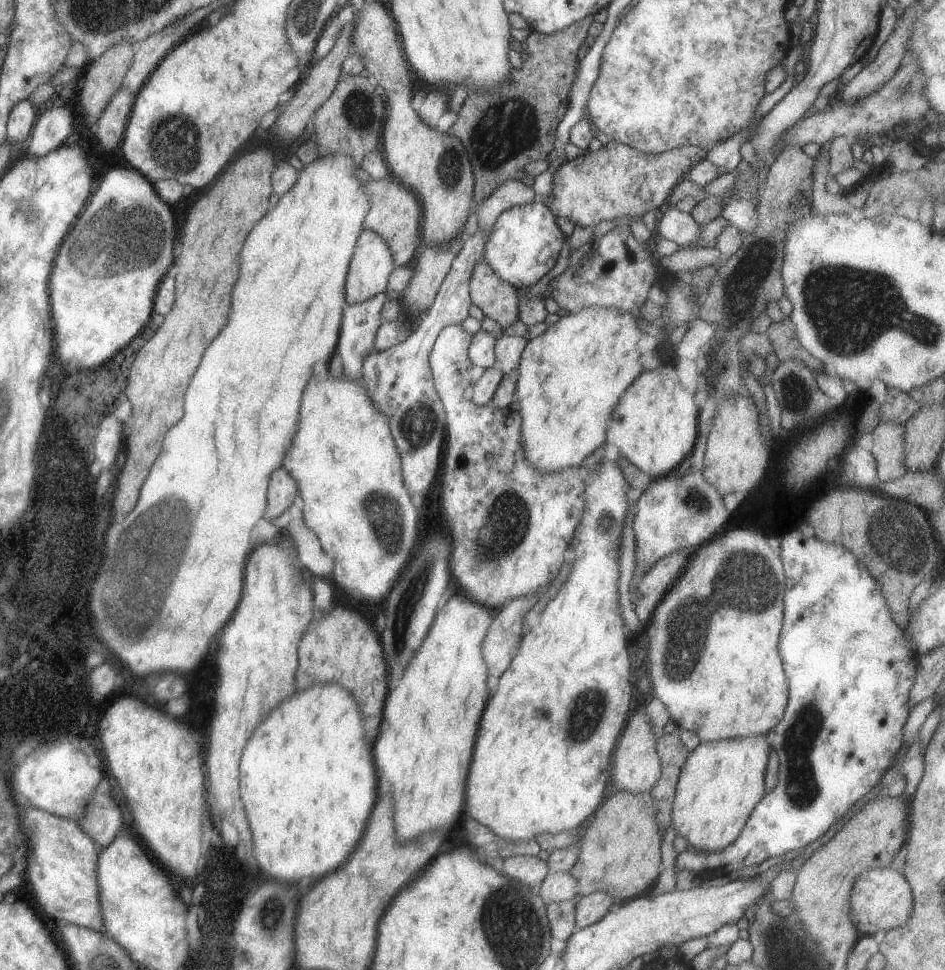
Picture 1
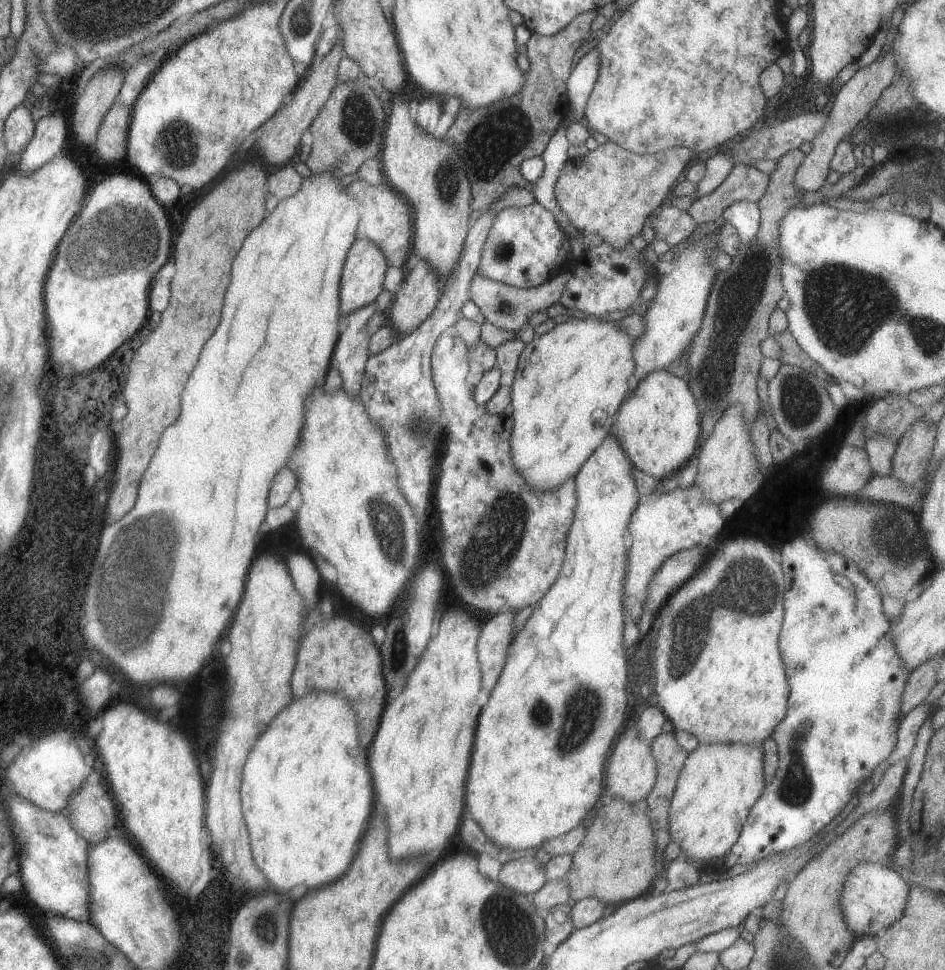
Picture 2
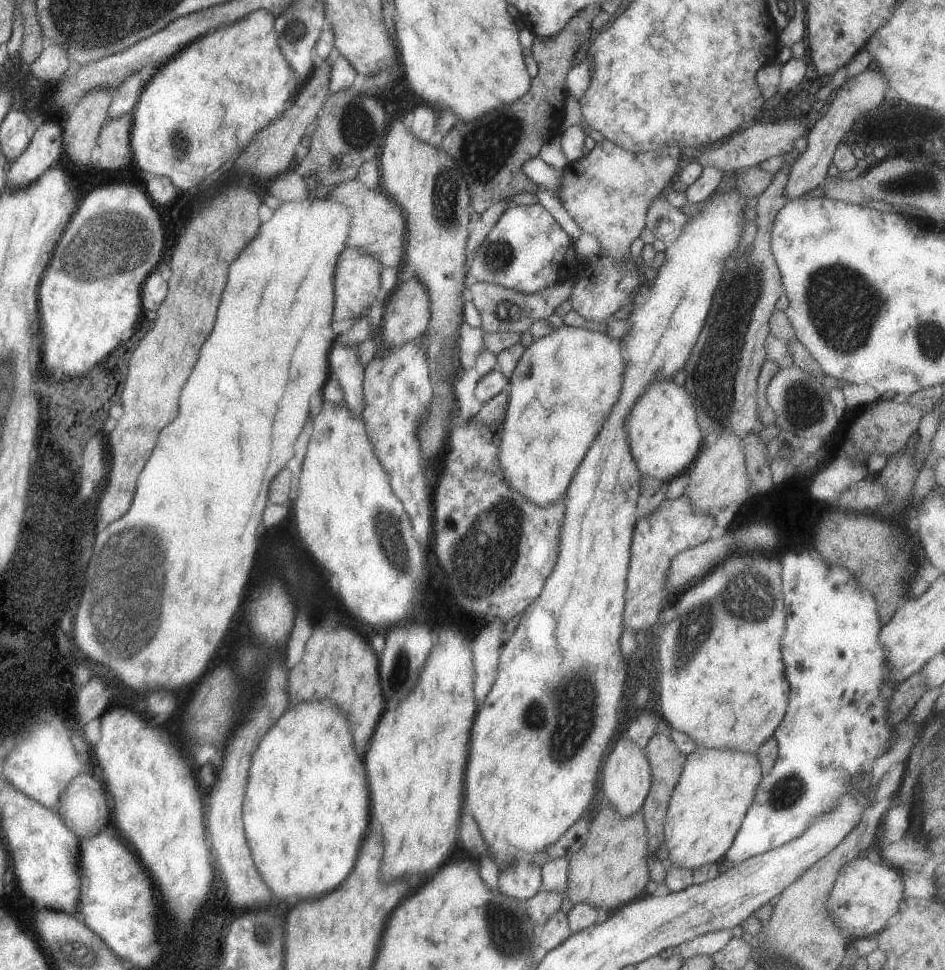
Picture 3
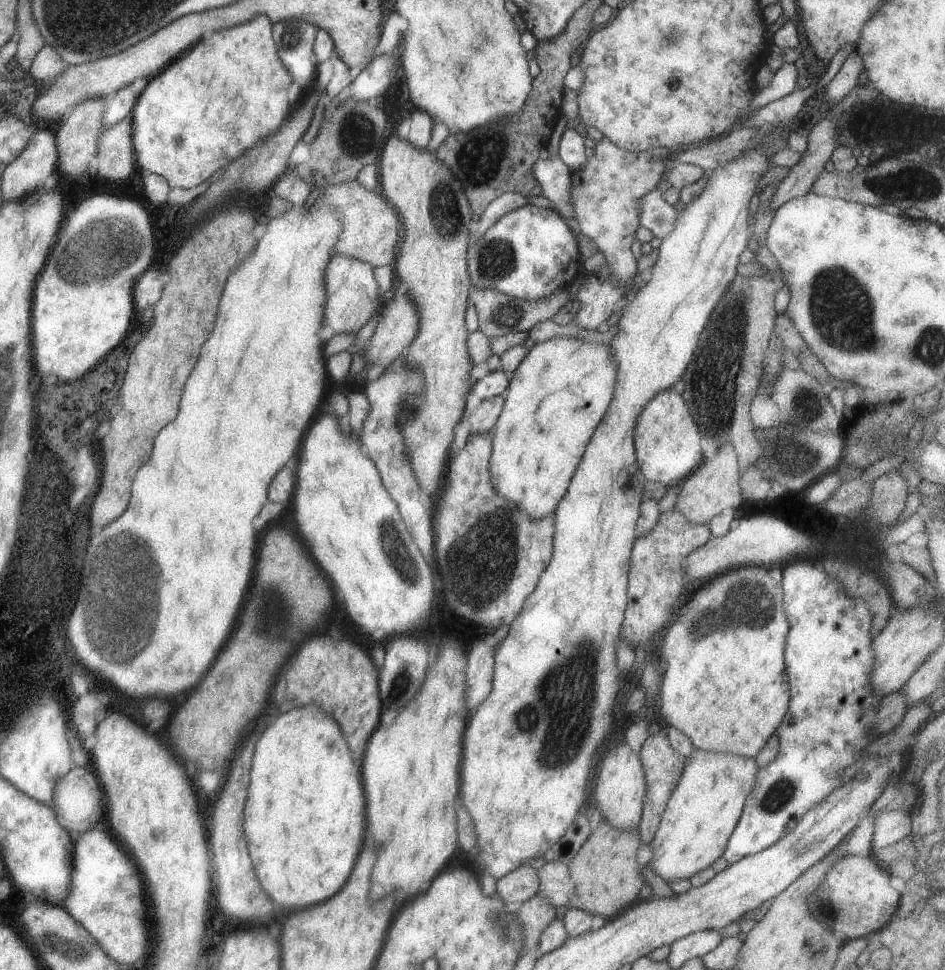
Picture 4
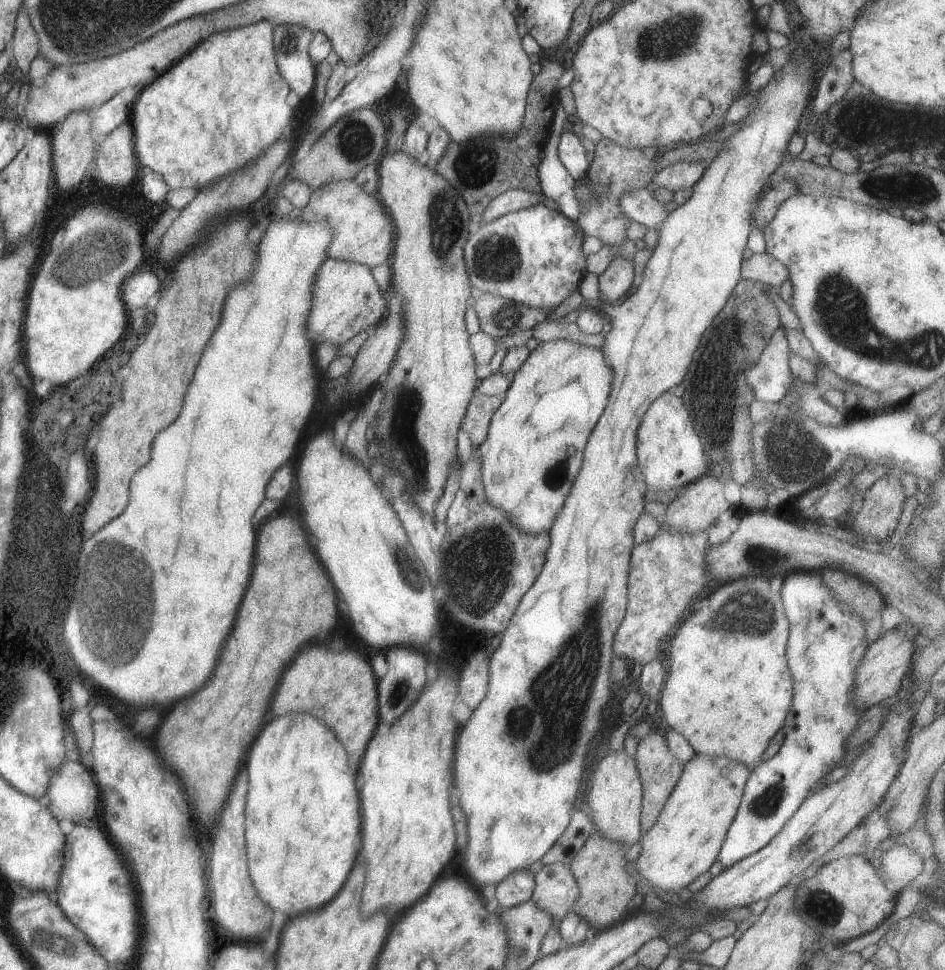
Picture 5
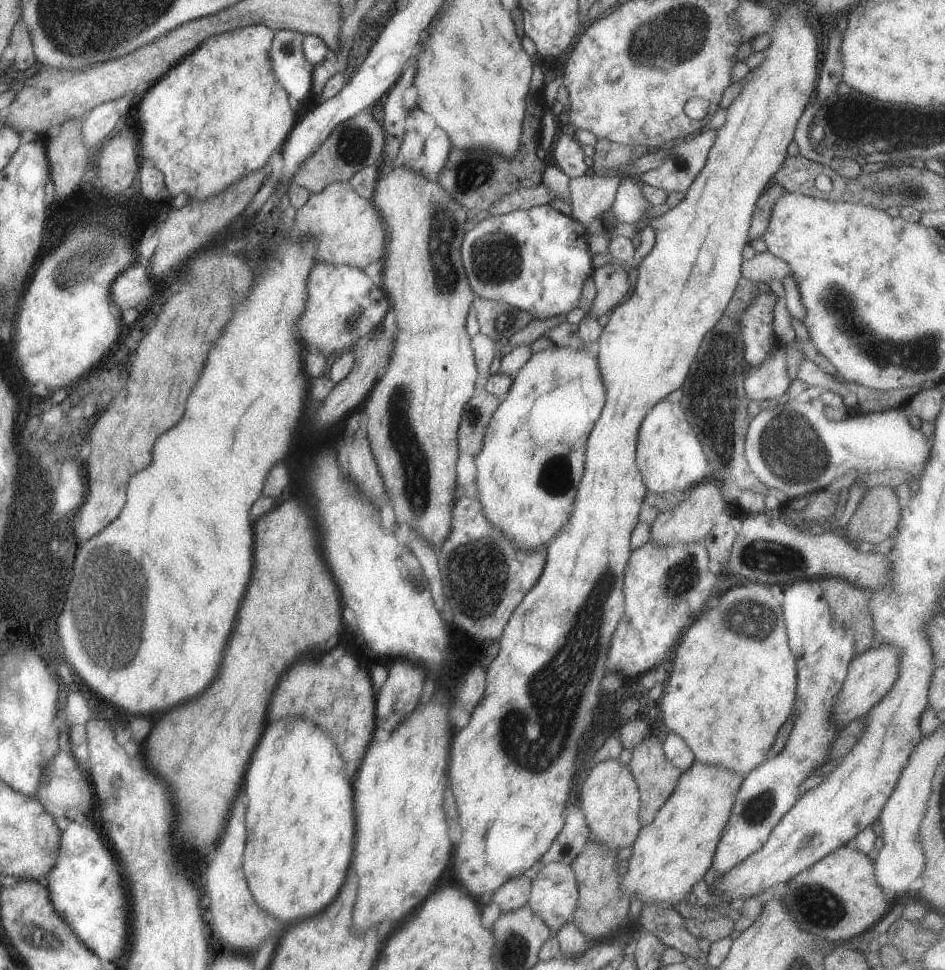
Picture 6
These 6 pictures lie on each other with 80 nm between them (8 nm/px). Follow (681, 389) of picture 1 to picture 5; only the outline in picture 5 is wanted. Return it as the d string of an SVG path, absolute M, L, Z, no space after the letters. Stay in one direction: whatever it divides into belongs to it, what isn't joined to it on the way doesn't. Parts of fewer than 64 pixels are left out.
M673 390L659 396L648 407L637 430L637 461L648 487L655 490L680 490L710 468L710 458L704 453L692 418L682 399Z

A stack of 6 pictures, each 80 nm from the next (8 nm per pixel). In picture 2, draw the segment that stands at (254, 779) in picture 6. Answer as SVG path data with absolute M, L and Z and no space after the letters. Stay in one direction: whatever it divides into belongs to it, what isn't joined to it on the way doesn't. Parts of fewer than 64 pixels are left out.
M314 691L314 694L306 694L294 699L288 706L285 706L271 721L267 727L258 735L255 745L250 749L244 768L242 771L242 812L244 820L250 832L250 842L252 842L252 854L256 860L256 866L264 872L272 888L282 894L300 894L301 891L317 889L324 884L330 884L338 880L346 868L352 864L358 844L368 828L369 820L374 812L375 792L373 778L370 776L369 760L367 749L360 748L358 742L357 716L350 701L342 695L330 691Z

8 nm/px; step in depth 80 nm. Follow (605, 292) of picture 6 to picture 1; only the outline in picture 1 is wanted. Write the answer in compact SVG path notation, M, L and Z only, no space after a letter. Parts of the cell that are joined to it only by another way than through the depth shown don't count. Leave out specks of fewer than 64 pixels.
M612 139L606 146L602 145L597 152L586 150L585 153L574 159L564 161L555 170L551 193L540 202L544 203L555 217L567 218L575 225L590 225L594 228L602 220L614 219L618 219L620 225L629 224L630 217L642 217L642 214L648 210L659 209L666 202L672 189L685 178L687 172L690 172L696 163L707 158L707 152L708 150L704 147L687 146L673 148L671 151L658 154L643 153Z

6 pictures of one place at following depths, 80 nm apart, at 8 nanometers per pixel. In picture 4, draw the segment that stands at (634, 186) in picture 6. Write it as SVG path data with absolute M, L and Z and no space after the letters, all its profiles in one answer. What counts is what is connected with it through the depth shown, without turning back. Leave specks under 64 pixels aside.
M662 188L646 193L640 201L639 217L641 225L650 230L656 238L666 238L675 225L679 212L663 197Z

